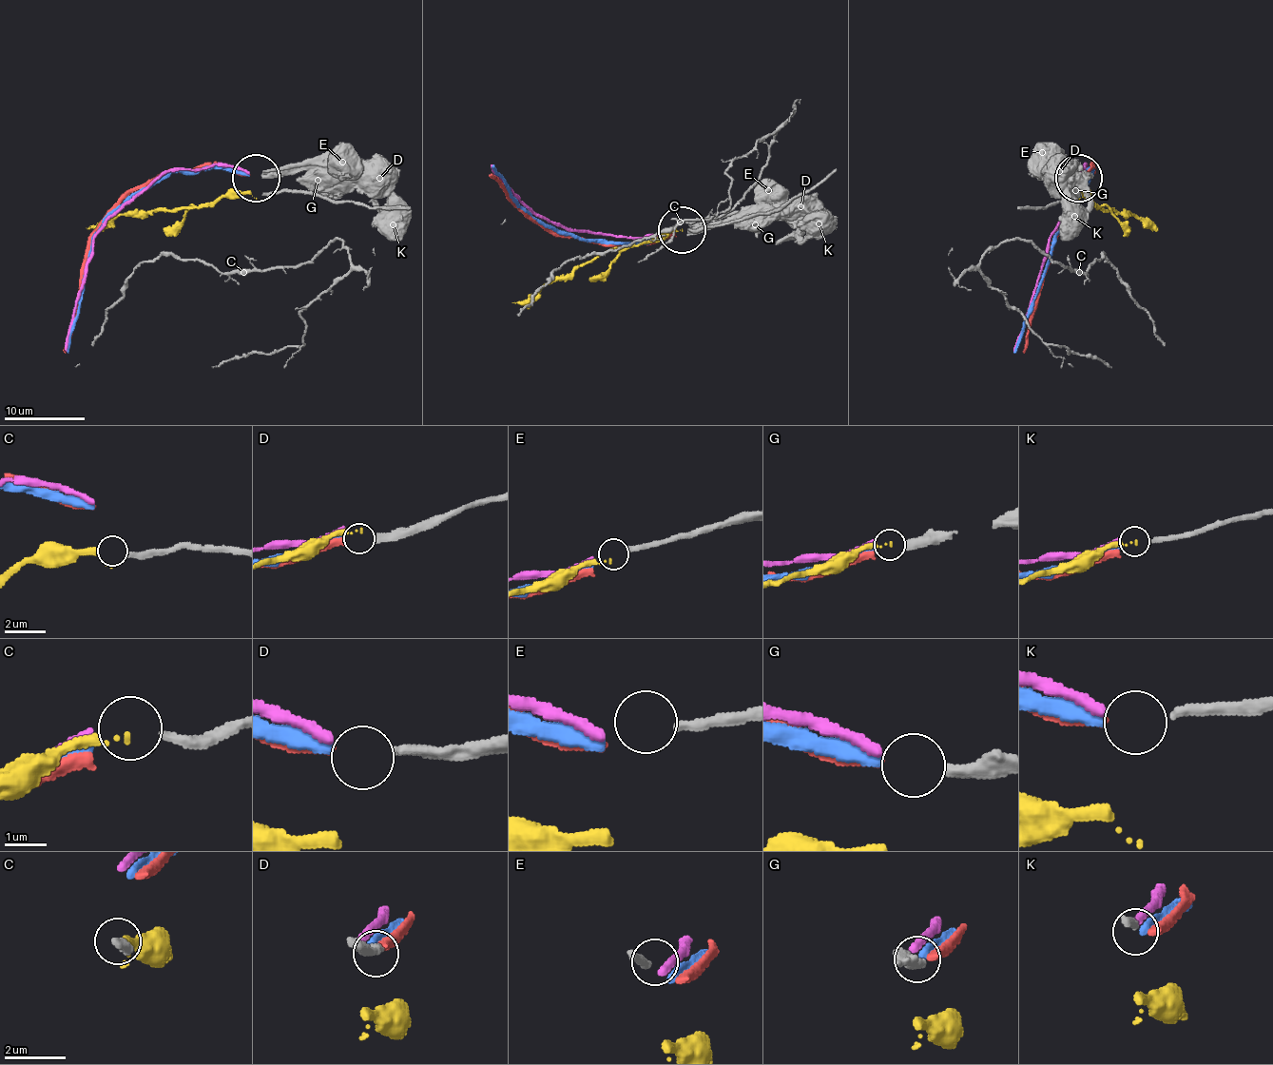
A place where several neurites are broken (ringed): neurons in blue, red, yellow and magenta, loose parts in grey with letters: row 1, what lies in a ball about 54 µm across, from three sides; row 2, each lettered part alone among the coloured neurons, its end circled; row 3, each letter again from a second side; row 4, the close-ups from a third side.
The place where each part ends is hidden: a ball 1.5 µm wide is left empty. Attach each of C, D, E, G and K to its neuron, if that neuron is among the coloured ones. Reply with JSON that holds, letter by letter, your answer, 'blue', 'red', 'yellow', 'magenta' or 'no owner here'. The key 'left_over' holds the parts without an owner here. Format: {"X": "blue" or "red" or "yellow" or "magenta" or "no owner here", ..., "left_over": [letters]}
{"C": "yellow", "D": "red", "E": "no owner here", "G": "blue", "K": "magenta", "left_over": ["E"]}

